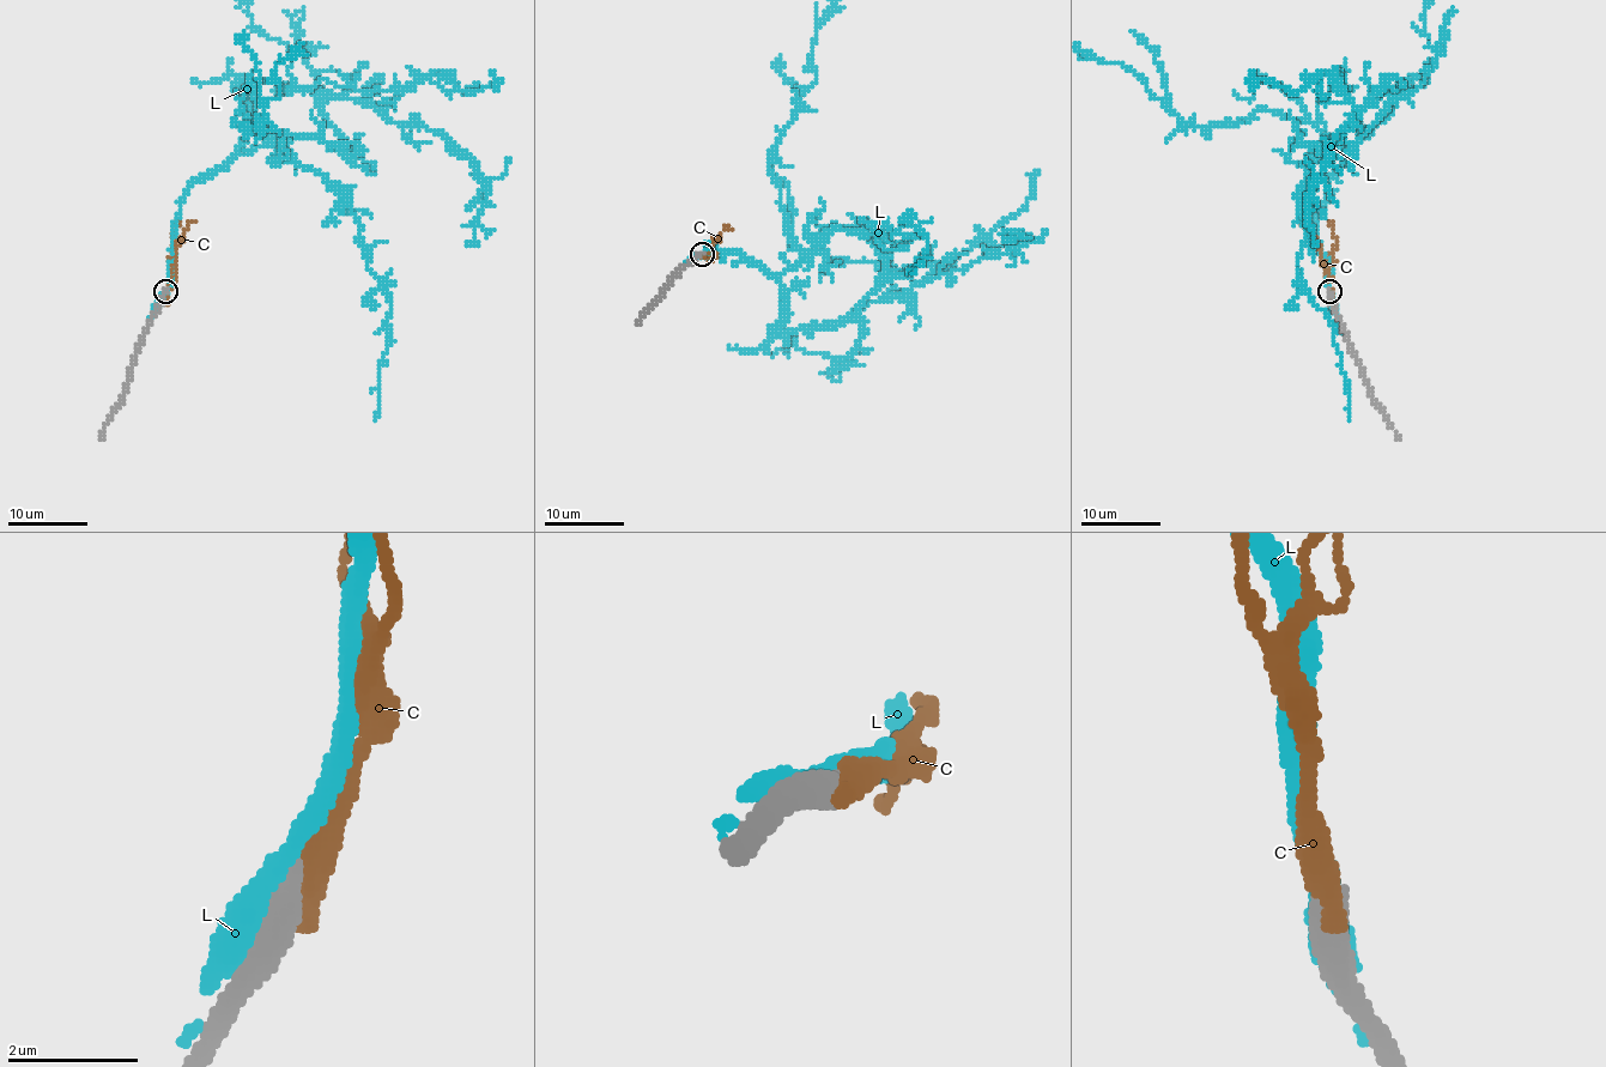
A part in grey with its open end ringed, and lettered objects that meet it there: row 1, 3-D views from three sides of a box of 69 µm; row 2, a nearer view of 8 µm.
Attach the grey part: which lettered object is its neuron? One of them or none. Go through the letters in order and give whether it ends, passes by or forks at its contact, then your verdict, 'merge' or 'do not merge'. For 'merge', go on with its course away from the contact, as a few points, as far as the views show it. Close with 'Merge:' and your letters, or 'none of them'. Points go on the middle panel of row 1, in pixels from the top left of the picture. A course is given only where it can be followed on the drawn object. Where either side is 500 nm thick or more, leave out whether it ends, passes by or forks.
C: do not merge
L: it passes by; do not merge
Merge: none of them

